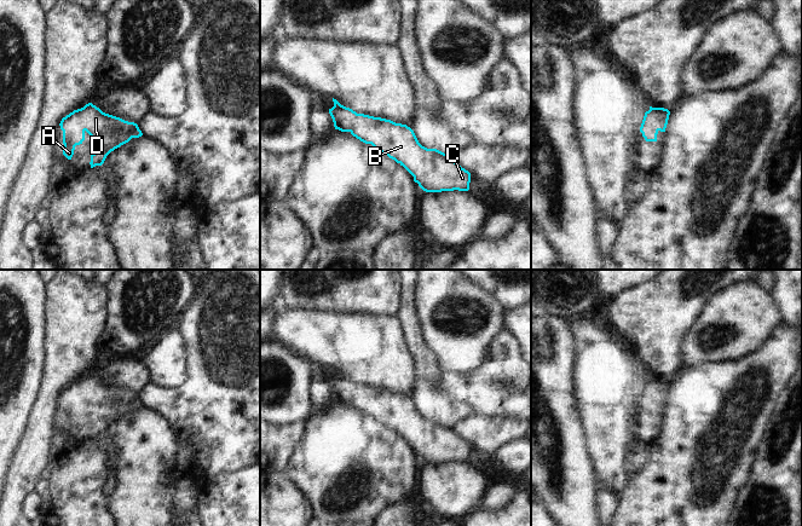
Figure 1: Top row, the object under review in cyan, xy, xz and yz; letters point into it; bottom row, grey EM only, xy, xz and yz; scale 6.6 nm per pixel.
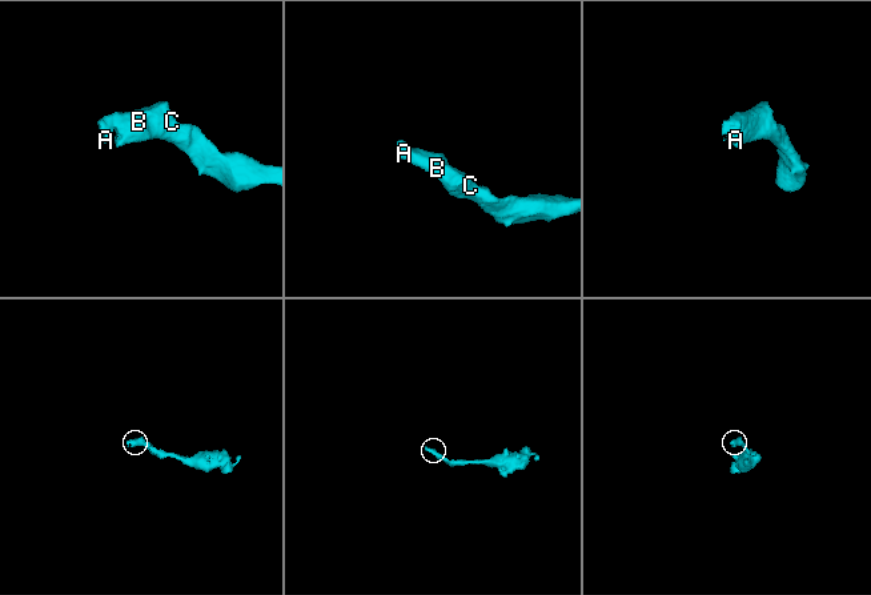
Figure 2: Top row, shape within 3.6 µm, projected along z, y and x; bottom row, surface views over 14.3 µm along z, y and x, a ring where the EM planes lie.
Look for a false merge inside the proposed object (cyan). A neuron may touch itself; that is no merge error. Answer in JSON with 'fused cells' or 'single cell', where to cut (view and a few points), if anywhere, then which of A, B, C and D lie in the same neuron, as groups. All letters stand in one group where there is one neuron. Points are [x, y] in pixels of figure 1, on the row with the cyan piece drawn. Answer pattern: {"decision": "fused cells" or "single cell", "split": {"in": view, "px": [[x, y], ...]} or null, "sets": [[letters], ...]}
{"decision": "single cell", "split": null, "sets": [["A", "B", "C", "D"]]}

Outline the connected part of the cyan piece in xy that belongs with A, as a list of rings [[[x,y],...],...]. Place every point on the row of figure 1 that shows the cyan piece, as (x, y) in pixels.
[[[92,103],[63,117],[59,126],[63,131],[63,155],[68,160],[71,160],[75,146],[85,140],[86,132],[100,148],[99,151],[91,155],[91,168],[102,166],[111,151],[132,138],[143,135],[137,123],[105,114]]]

